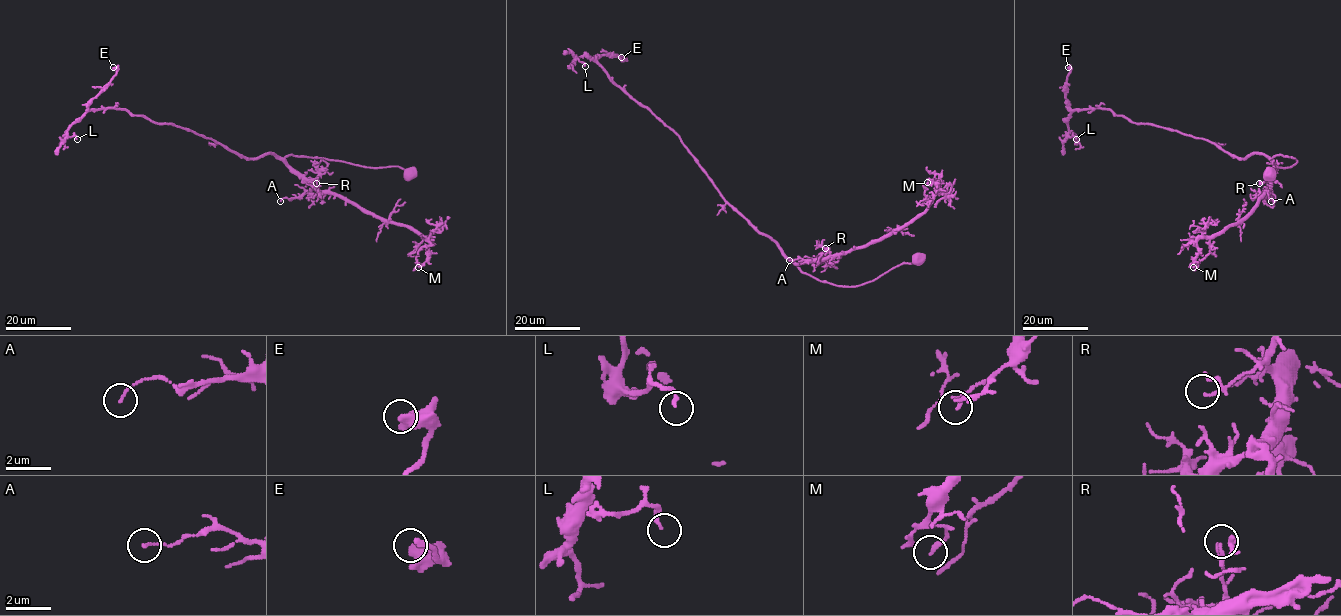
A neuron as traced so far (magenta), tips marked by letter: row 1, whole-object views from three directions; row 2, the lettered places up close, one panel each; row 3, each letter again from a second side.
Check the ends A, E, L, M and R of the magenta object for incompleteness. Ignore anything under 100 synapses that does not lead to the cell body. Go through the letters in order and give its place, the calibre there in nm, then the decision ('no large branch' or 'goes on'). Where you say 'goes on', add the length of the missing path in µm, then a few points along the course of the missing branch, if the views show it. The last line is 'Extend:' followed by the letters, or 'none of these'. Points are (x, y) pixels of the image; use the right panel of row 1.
A: at (1271, 201); 100 nm thick; no large branch
E: at (1068, 67); 500 nm thick; no large branch
L: at (1076, 139); 150 nm thick; no large branch
M: at (1193, 267); 160 nm thick; no large branch
R: at (1259, 183); 80 nm thick; no large branch
Extend: none of these

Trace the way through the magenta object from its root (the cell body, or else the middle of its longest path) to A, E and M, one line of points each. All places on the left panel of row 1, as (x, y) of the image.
A: (407, 173), (398, 166), (369, 168), (288, 155), (284, 161), (312, 188), (297, 197), (284, 197), (280, 201)
E: (407, 173), (293, 155), (244, 158), (170, 123), (125, 109), (89, 109), (116, 73), (113, 67)
M: (407, 173), (398, 166), (284, 158), (317, 189), (427, 236), (427, 259), (418, 267)

